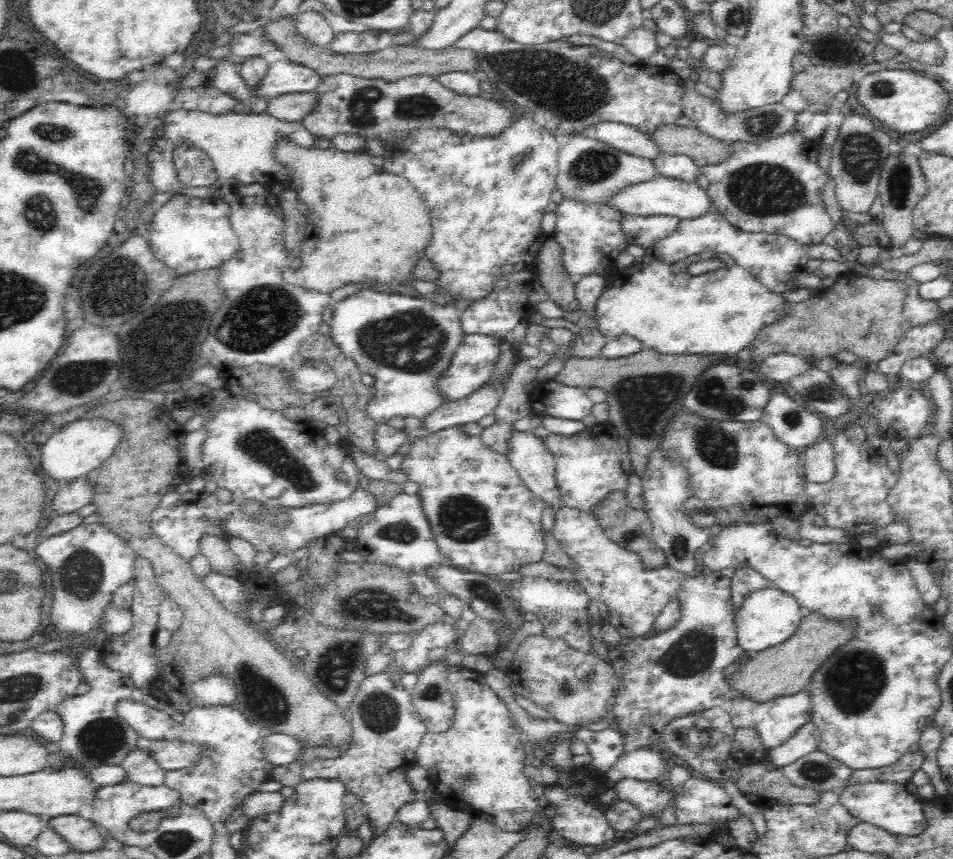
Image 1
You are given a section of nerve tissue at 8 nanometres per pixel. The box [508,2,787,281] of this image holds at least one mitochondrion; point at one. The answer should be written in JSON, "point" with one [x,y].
{"point":[592,166]}

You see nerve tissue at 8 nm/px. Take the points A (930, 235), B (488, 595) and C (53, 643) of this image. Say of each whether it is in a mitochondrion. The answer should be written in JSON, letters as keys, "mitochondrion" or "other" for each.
{"A":"other","B":"mitochondrion","C":"other"}

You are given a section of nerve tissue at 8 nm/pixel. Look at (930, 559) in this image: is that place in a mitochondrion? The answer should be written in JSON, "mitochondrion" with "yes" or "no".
{"mitochondrion":"no"}

